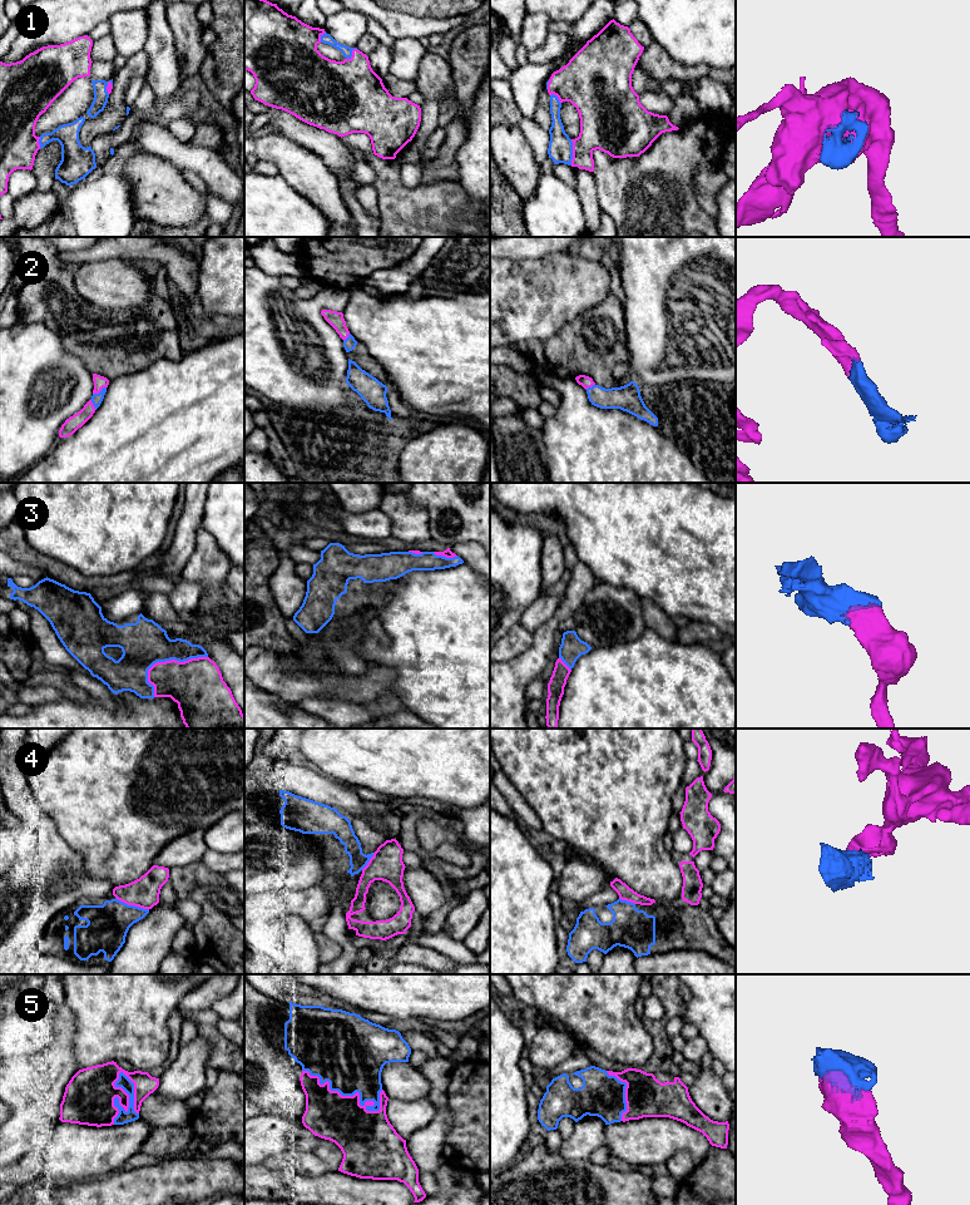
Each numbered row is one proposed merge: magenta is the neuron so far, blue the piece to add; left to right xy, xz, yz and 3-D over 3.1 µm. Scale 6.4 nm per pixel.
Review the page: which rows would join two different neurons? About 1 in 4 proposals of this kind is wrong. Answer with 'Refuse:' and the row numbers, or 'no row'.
Refuse: 4

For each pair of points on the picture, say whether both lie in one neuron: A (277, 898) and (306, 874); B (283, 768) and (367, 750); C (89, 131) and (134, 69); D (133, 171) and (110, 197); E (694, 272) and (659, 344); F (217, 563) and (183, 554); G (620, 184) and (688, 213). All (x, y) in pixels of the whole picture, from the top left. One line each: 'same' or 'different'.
A: different
B: different
C: same
D: different
E: same
F: different
G: same

